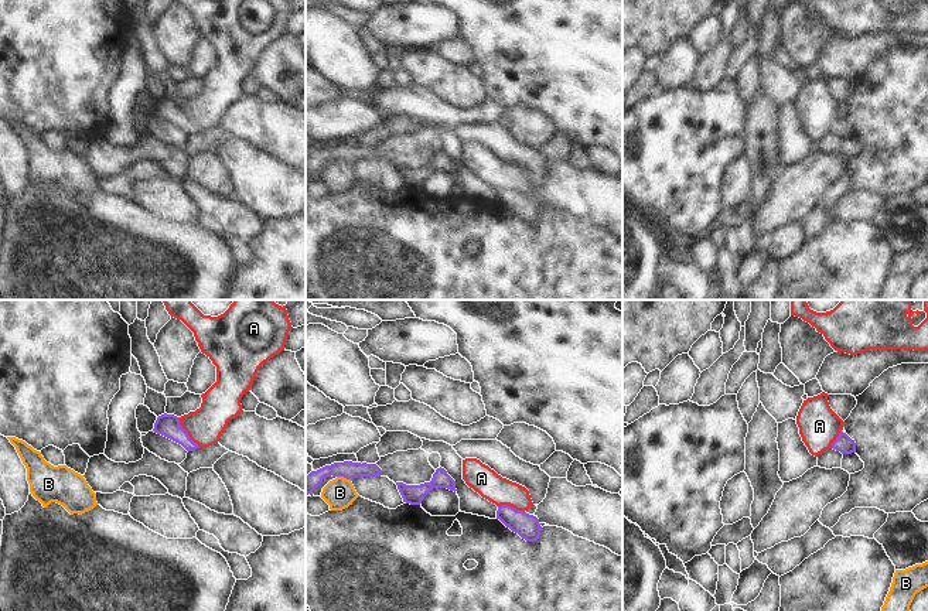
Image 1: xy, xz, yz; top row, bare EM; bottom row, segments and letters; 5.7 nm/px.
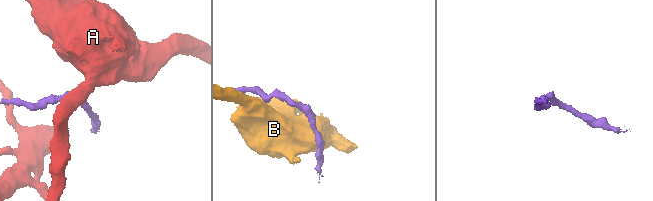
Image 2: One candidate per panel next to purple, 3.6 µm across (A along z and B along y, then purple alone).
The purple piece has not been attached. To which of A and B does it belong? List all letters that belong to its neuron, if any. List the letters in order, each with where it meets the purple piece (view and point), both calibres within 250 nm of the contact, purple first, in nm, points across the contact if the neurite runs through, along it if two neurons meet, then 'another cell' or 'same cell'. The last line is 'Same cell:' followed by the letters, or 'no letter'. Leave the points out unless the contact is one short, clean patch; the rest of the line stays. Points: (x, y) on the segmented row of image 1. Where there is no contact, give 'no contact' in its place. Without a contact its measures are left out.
A: meets purple in xy at (187, 433); 130 nm thick on the purple side, 200 nm on the other; border along xy (177, 417), (181, 427), (200, 447); another cell
B: meets purple in xz at (344, 477); 100 nm thick on the purple side, 170 nm on the other; border along xz (337, 475), (350, 480); another cell
Same cell: no letter

